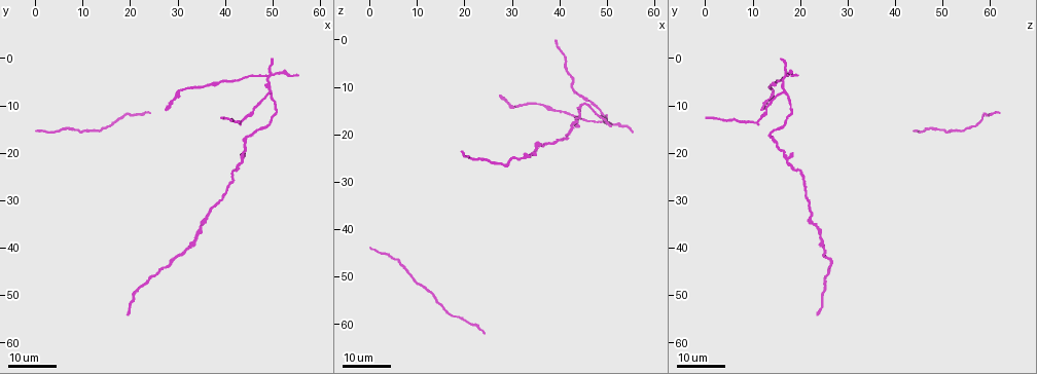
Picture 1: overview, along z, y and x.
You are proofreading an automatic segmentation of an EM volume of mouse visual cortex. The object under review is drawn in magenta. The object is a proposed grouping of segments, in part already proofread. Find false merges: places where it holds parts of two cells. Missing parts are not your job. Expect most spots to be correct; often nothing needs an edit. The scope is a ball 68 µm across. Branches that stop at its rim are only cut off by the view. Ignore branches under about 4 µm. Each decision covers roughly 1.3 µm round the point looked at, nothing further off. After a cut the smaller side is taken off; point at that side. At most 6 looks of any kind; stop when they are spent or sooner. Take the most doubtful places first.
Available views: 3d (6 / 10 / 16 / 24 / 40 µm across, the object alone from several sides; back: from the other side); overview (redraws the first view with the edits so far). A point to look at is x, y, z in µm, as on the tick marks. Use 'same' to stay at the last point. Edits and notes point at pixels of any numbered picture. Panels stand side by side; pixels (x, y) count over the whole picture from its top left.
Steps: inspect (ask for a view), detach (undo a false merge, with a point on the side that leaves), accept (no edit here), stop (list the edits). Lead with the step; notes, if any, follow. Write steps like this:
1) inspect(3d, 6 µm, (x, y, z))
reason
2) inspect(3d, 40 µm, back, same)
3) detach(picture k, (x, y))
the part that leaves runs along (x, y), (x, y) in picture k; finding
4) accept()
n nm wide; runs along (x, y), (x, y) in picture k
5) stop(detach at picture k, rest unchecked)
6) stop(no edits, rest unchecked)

inspect(3d, 16 µm, (49.5, 7.0, 16.5))
two arms in line, one across

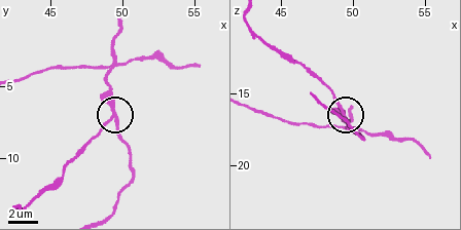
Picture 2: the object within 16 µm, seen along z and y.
inspect(3d, 6 µm, same)
closer look

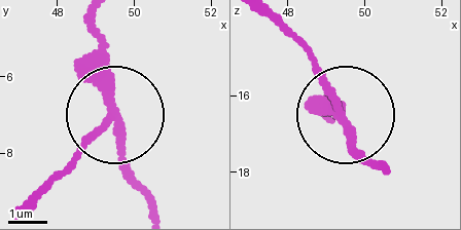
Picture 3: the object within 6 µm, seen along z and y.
detach(picture 3, (90, 138))
190 nm wide; the part that leaves runs along (108, 114), (33, 209) in picture 3; two cells meet here

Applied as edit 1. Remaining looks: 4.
inspect(3d, 24 µm, (30.0, 7.5, 14.5))

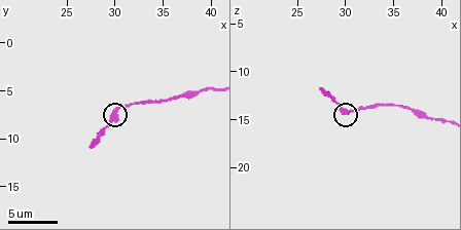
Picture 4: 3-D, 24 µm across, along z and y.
inspect(3d, 6 µm, (30.0, 8.0, 14.2))

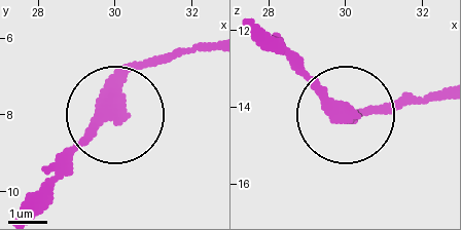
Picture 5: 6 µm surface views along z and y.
inspect(3d, 6 µm, back, (29.80, 7.90, 14.20))

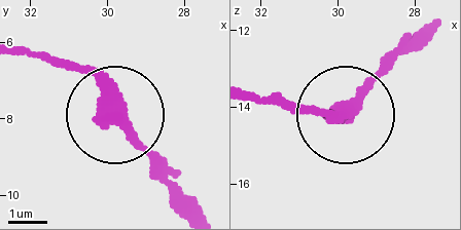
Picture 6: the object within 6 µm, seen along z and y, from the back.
accept()
370 nm wide; one cell here

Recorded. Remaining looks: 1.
stop(detach at picture 3, rest unchecked)

